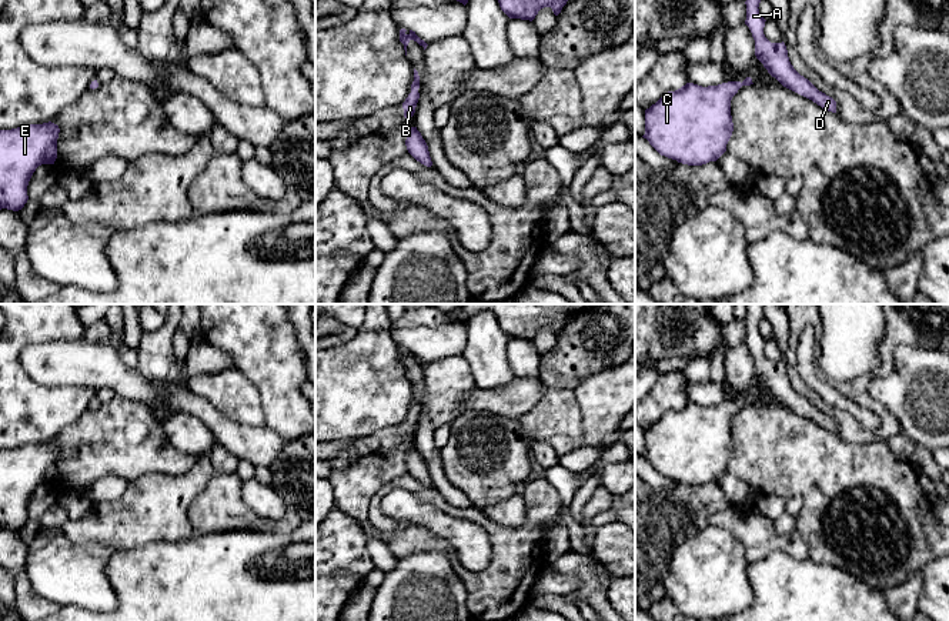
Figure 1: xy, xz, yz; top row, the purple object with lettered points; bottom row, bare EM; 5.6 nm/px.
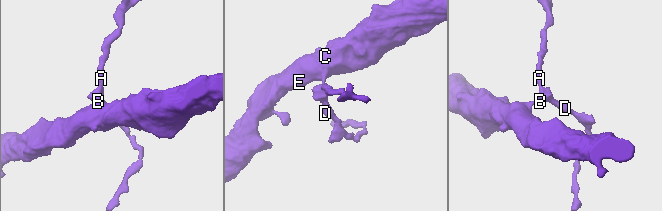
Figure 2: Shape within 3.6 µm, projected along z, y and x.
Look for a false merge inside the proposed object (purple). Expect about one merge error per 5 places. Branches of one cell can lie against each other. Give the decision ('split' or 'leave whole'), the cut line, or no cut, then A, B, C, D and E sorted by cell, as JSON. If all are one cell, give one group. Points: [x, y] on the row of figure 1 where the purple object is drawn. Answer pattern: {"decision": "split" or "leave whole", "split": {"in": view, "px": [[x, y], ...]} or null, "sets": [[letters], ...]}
{"decision": "leave whole", "split": null, "sets": [["A", "B", "C", "D", "E"]]}

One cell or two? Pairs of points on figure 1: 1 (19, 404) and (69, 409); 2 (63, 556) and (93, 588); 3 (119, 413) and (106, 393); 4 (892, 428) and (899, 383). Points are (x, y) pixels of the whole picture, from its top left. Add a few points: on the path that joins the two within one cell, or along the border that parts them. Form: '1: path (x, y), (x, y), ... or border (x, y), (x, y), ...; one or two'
1: path (32, 409), (56, 409); one
2: path (69, 564), (84, 580); one
3: border (116, 394), (99, 404); two
4: border (869, 391), (896, 418), (902, 431); two

